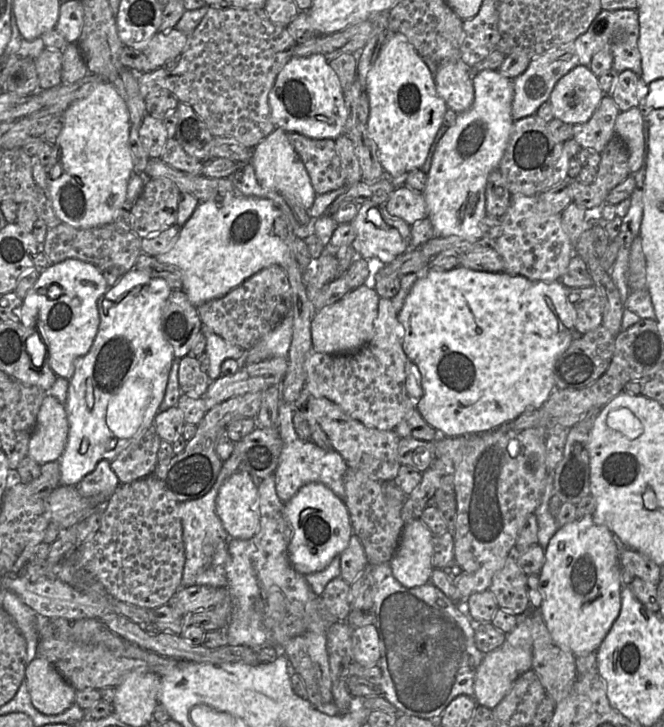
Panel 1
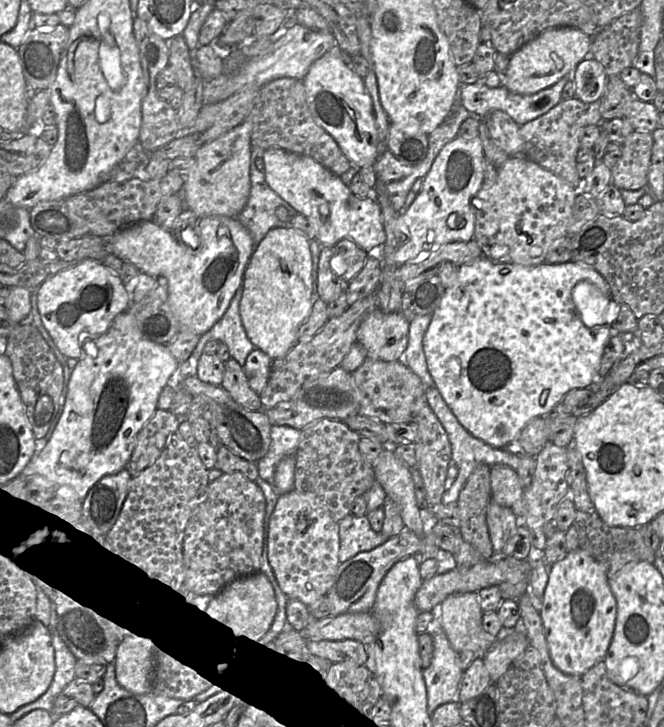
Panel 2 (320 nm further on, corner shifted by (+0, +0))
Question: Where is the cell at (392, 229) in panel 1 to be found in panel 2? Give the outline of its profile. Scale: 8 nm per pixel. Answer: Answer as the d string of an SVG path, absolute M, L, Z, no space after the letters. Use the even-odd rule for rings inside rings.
M269 148L263 152L264 174L267 184L286 201L298 214L304 215L313 225L316 240L324 247L332 247L342 239L351 239L365 252L379 251L386 240L382 213L373 196L360 198L354 195L341 178L309 156L287 152L281 148Z

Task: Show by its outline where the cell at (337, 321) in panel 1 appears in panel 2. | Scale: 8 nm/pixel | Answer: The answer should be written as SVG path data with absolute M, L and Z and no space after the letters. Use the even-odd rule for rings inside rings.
M375 308L361 322L356 342L363 346L367 358L402 360L408 344L409 323L401 311L384 313Z

